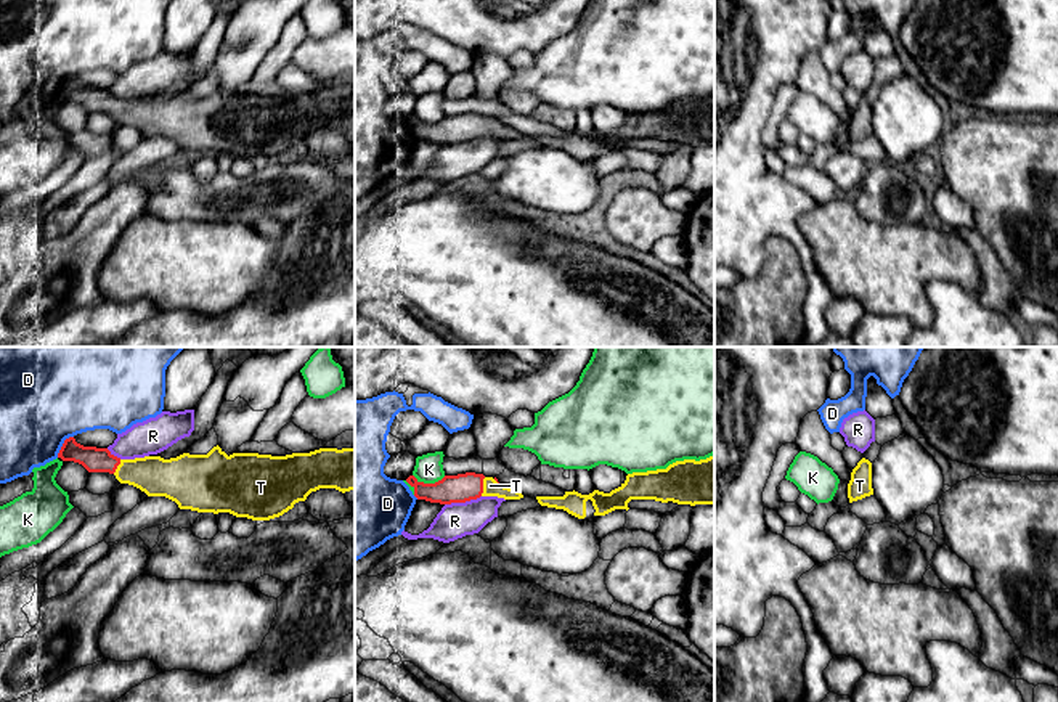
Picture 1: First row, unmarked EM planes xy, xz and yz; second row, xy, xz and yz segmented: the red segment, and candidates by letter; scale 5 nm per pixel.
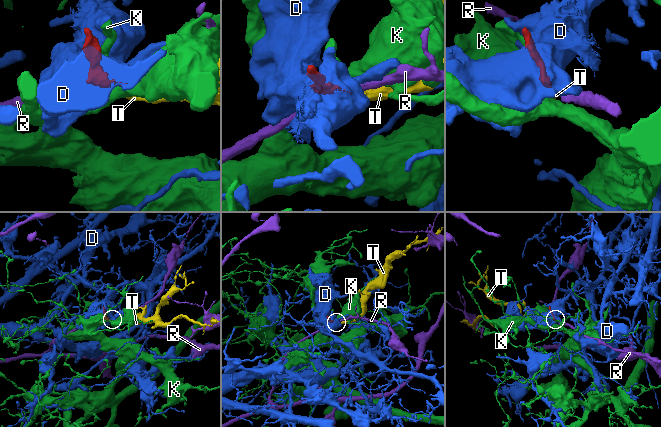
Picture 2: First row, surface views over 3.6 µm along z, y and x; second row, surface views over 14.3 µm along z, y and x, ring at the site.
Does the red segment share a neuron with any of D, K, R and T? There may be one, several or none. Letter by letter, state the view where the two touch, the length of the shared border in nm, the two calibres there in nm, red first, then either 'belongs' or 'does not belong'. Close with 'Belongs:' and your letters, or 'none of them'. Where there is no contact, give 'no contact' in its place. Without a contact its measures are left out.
D: contact in xy; length 140 nm; calibres 130 and 440 nm; does not belong
K: contact in xz; length 170 nm; calibres 140 and 140 nm; does not belong
R: contact in xz; length 190 nm; calibres 140 and 180 nm; does not belong
T: contact in xz; length 100 nm; calibres 140 and 80 nm; belongs
Belongs: T

